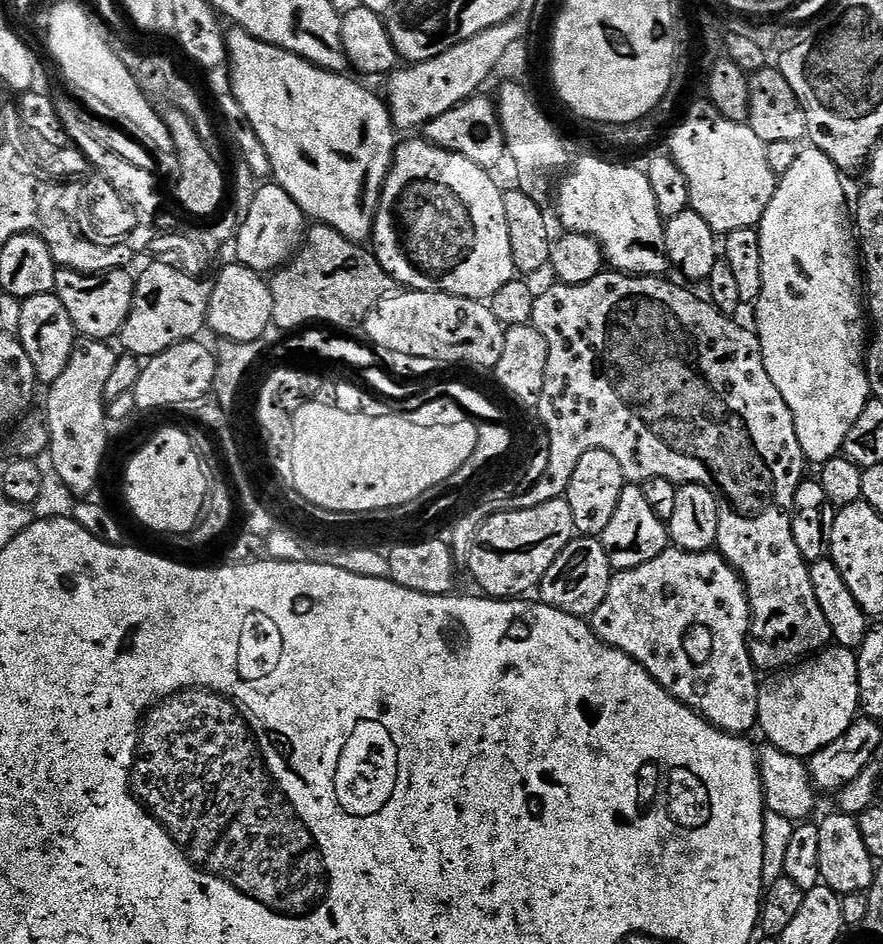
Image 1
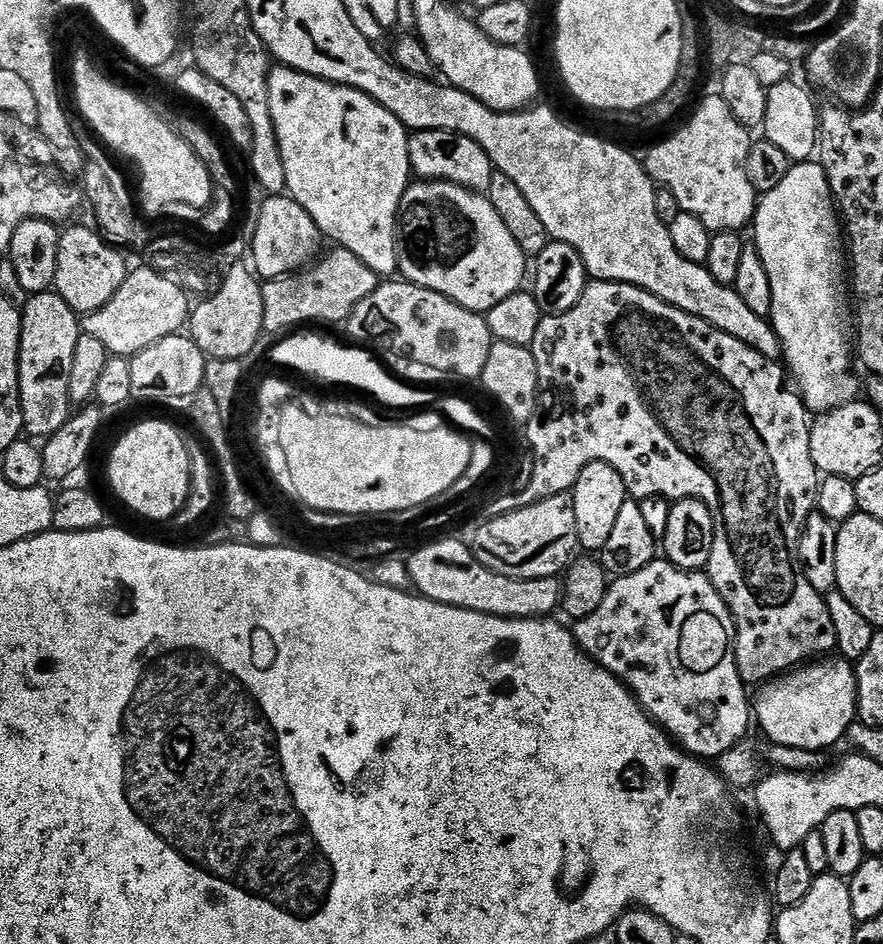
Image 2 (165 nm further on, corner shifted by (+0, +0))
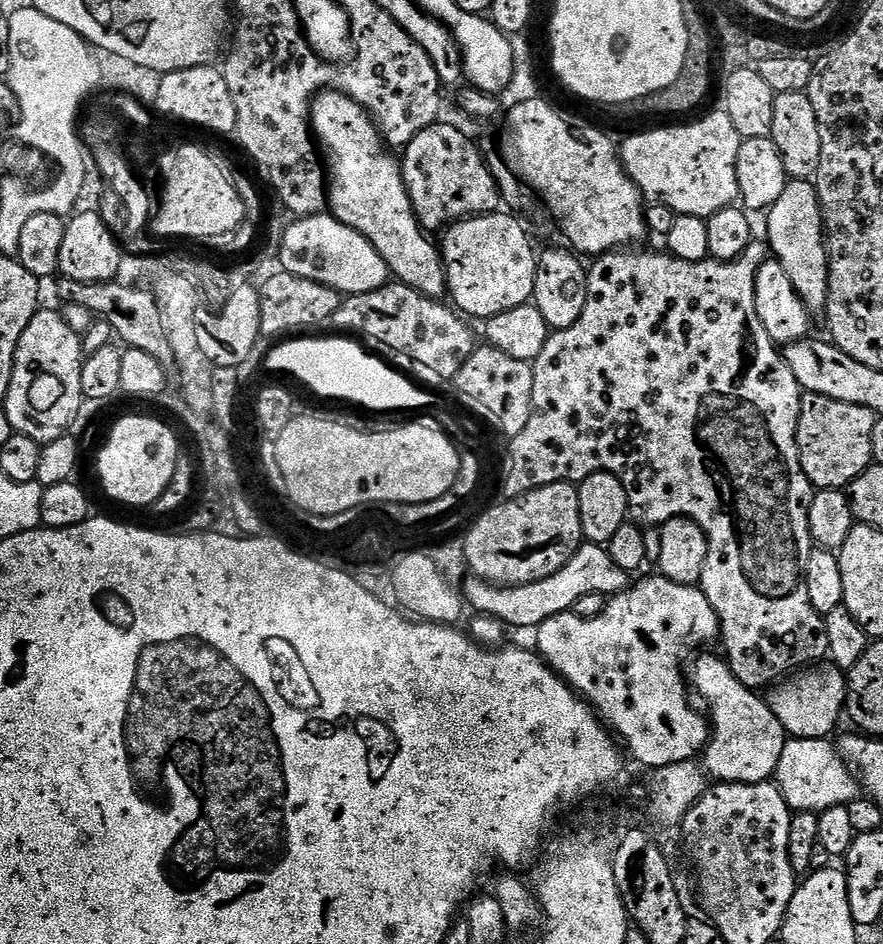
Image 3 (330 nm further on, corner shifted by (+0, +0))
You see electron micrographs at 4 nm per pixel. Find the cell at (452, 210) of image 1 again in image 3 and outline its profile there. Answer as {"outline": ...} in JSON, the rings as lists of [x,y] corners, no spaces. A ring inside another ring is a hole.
{"outline":[[[497,210],[487,216],[469,216],[467,220],[457,220],[443,233],[444,241],[439,241],[438,247],[444,257],[444,269],[448,279],[447,295],[452,296],[451,303],[465,317],[477,316],[477,321],[483,322],[494,314],[514,310],[514,306],[522,306],[531,301],[538,252],[537,249],[532,249],[532,240],[528,237],[527,230],[515,219],[519,220],[507,211]]]}

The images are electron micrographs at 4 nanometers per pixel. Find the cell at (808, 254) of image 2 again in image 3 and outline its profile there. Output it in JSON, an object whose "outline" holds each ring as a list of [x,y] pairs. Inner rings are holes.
{"outline":[[[789,179],[782,198],[766,213],[768,237],[766,243],[771,255],[786,270],[794,290],[809,310],[827,309],[828,306],[828,251],[824,245],[824,214],[820,211],[820,199],[815,183]]]}

